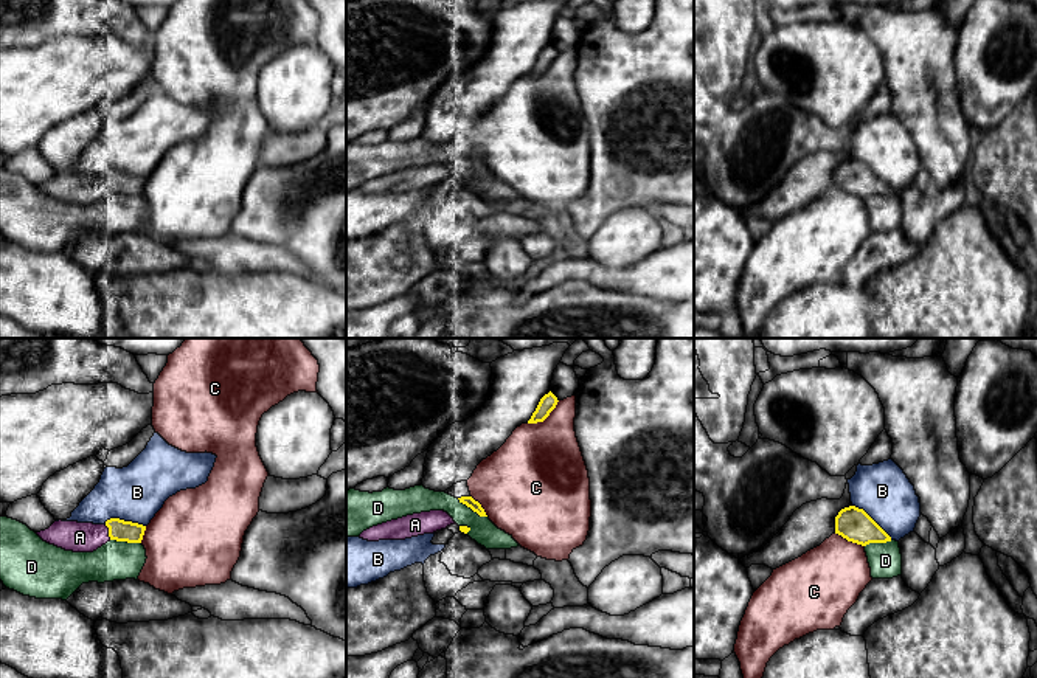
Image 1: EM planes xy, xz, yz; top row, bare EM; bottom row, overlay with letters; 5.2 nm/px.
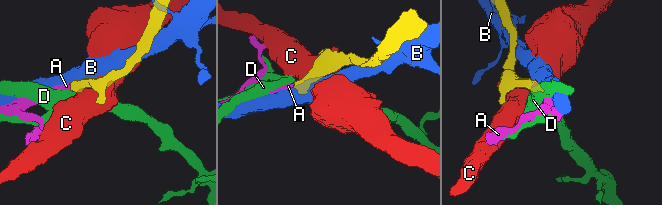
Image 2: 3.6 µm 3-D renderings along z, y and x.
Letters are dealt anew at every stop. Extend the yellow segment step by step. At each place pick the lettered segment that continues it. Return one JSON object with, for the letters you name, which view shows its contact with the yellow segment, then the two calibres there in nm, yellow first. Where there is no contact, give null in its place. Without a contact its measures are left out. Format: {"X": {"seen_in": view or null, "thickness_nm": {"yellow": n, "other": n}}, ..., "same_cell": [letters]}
{"A": {"seen_in": "xy", "thickness_nm": {"yellow": 110, "other": 160}}, "same_cell": ["A"]}

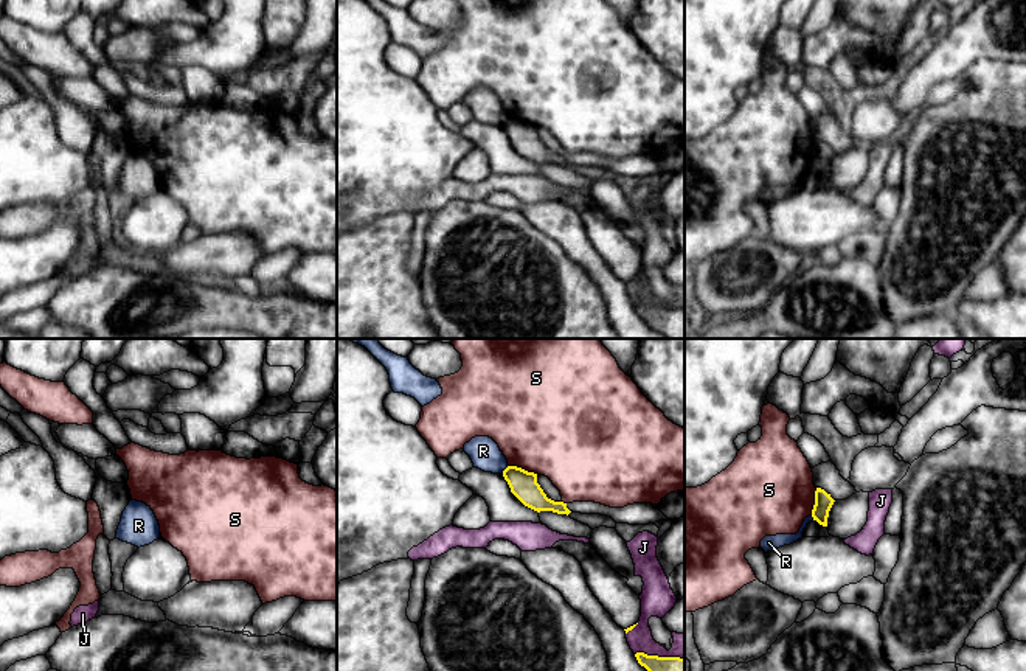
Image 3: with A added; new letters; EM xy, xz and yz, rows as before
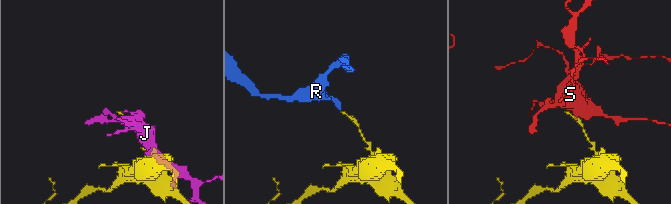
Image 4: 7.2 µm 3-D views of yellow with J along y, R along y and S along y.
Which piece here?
{"same_cell": []}

